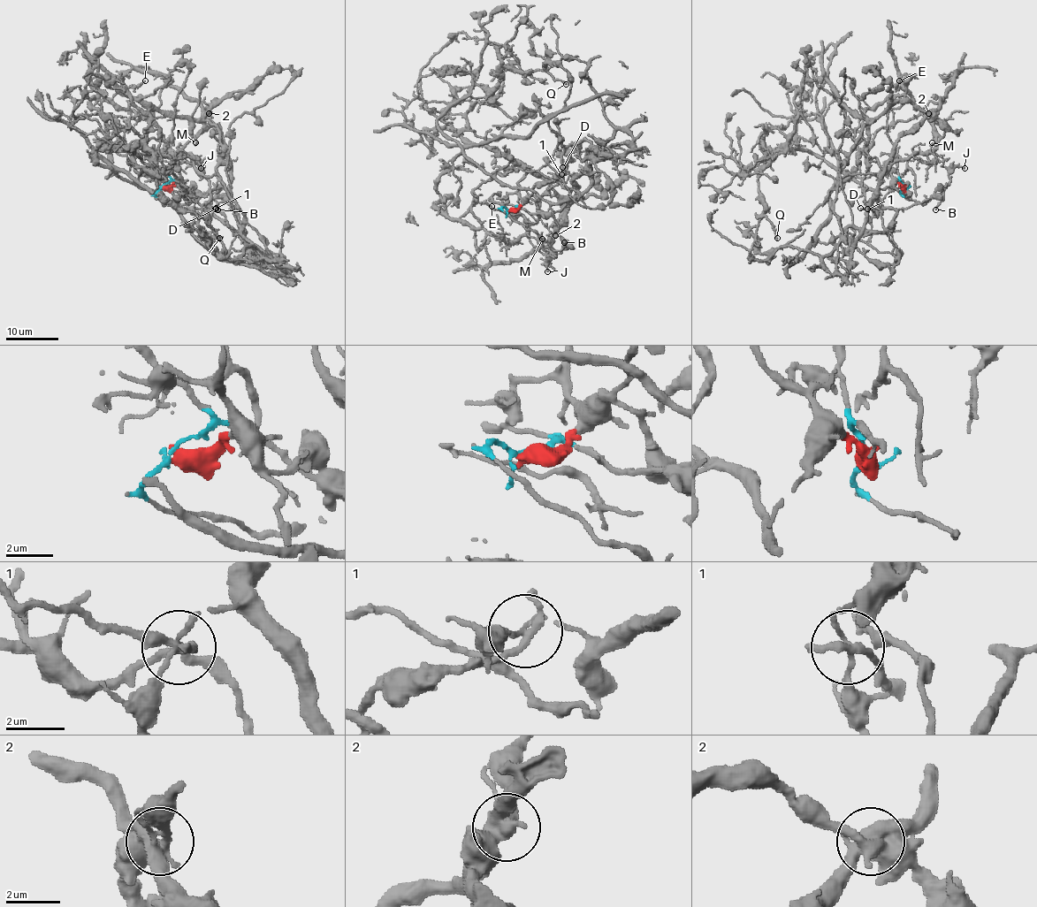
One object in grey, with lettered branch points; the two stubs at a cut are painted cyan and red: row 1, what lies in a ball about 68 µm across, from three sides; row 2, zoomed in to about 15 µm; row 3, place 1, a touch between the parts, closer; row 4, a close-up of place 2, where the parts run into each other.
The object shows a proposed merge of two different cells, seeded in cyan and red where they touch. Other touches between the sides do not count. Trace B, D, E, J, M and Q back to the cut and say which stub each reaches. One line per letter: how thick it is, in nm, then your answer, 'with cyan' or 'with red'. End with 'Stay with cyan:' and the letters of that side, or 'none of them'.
B: calibre 150 nm; with cyan
D: calibre 200 nm; with red
E: calibre 180 nm; with red
J: calibre 150 nm; with cyan
M: calibre 150 nm; with red
Q: calibre 170 nm; with red
Stay with cyan: B, J

